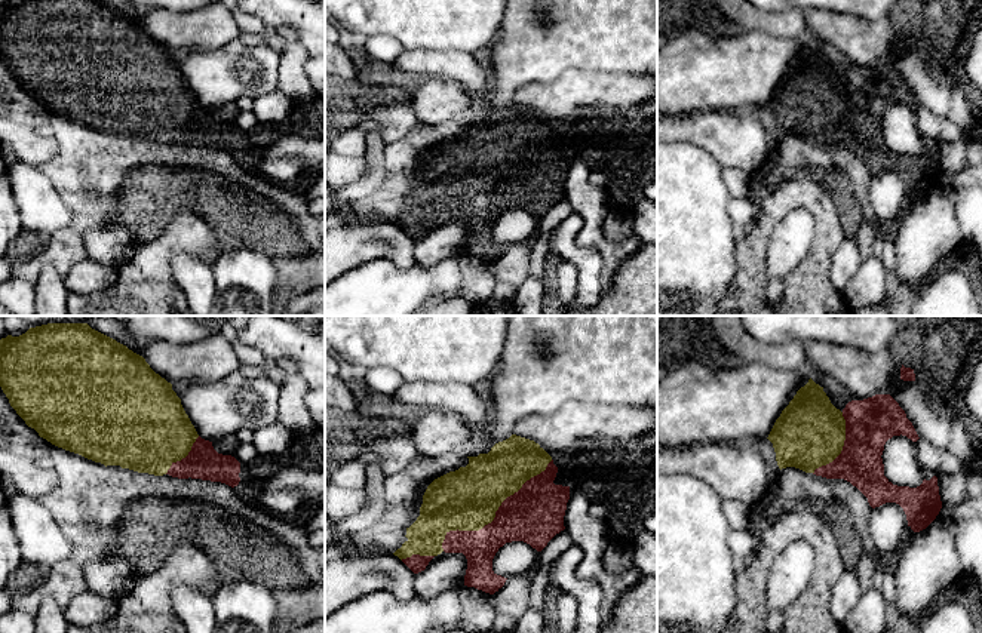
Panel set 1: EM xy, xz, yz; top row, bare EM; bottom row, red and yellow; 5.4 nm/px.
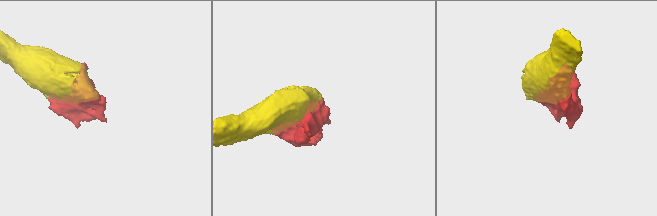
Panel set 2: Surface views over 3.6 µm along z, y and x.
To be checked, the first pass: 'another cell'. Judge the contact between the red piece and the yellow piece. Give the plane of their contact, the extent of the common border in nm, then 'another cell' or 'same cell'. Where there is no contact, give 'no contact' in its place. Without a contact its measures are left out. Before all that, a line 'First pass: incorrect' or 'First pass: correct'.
First pass: incorrect
contact in xz; length 800 nm; same cell

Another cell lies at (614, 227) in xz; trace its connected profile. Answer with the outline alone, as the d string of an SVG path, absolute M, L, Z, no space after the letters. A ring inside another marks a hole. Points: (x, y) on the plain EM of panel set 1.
M607 212L599 218L601 233L610 243L619 245L625 239L633 236L633 216L620 215L617 212Z

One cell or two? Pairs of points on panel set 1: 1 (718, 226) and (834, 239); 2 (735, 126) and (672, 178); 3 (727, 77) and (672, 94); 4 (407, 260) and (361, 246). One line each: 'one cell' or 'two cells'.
1: two cells
2: two cells
3: one cell
4: one cell

